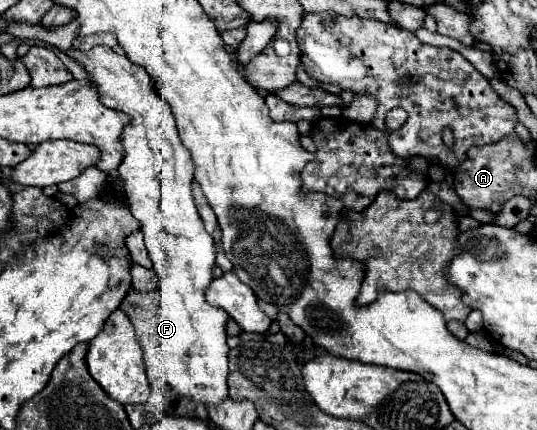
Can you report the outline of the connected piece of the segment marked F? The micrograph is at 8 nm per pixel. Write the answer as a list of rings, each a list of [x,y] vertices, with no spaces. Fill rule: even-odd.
[[[96,47],[90,49],[88,53],[70,49],[68,55],[80,61],[84,69],[90,73],[90,81],[98,85],[98,93],[104,105],[132,115],[130,125],[122,133],[124,157],[118,167],[118,173],[124,181],[130,213],[142,223],[144,243],[152,259],[152,269],[160,277],[160,289],[151,292],[131,290],[122,301],[120,309],[130,317],[136,335],[140,339],[140,345],[144,349],[146,374],[151,388],[148,403],[163,413],[171,412],[174,406],[171,404],[170,387],[172,387],[188,401],[204,403],[204,405],[220,405],[222,401],[228,399],[228,351],[230,351],[230,347],[226,345],[228,313],[220,307],[212,307],[206,303],[206,289],[214,279],[212,269],[216,265],[216,249],[214,249],[214,239],[204,231],[204,223],[194,205],[194,197],[192,197],[194,163],[190,151],[182,145],[178,137],[174,115],[168,103],[156,93],[150,75],[140,65],[132,63],[126,55],[114,53],[108,47]],[[161,371],[166,375],[168,382],[161,381]]]

